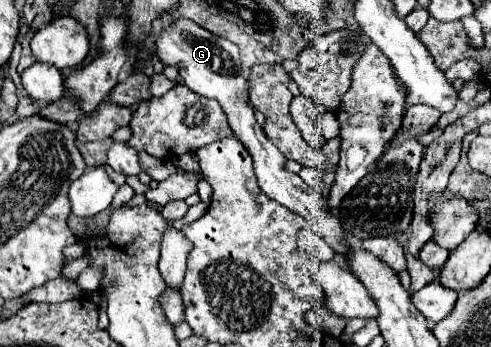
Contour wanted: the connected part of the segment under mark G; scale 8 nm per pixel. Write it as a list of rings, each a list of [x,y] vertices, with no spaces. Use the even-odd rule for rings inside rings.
[[[175,19],[169,25],[165,25],[161,29],[161,33],[157,35],[155,55],[159,57],[159,61],[165,67],[173,65],[179,69],[183,85],[187,85],[189,89],[193,89],[195,93],[199,93],[203,97],[217,99],[221,103],[223,111],[229,117],[229,125],[235,131],[235,137],[241,143],[245,143],[245,147],[249,149],[249,153],[253,157],[259,187],[273,201],[281,203],[287,209],[295,211],[297,215],[305,217],[309,225],[319,225],[323,239],[335,249],[335,253],[345,255],[343,229],[341,229],[339,221],[329,213],[327,199],[315,187],[307,185],[297,173],[291,173],[285,169],[285,161],[287,161],[285,155],[281,155],[281,151],[277,151],[277,147],[265,135],[263,127],[257,125],[255,113],[249,107],[249,97],[247,97],[249,87],[247,87],[247,79],[241,75],[241,59],[239,59],[237,47],[231,41],[221,39],[221,37],[213,35],[211,31],[205,31],[191,19]]]

